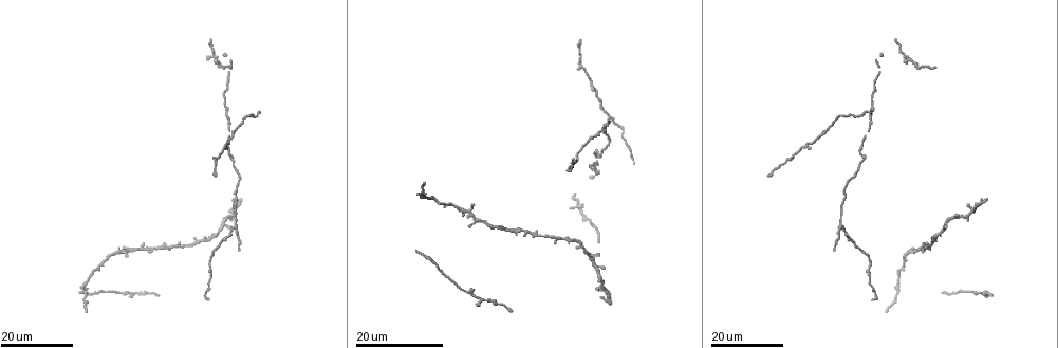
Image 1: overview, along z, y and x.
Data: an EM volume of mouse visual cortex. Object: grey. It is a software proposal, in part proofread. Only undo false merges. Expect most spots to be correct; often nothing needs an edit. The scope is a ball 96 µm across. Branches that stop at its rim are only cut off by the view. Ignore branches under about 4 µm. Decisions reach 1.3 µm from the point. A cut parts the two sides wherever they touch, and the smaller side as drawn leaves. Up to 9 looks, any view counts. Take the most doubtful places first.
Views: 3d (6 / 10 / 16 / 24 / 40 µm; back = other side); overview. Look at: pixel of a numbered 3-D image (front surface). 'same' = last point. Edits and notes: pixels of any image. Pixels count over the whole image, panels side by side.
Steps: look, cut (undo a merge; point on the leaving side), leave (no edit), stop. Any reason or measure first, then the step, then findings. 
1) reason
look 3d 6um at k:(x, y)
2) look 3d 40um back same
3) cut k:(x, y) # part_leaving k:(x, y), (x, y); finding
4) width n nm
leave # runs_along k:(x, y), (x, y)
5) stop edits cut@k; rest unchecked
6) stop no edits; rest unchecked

a fork
look 3d 16um at 1:(237, 223)

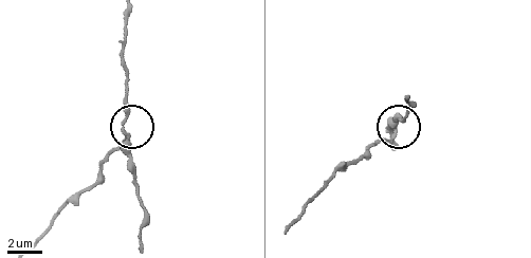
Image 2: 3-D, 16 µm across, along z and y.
zoom in
look 3d 6um at 2:(125, 135)

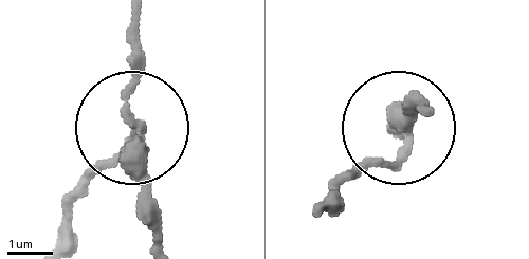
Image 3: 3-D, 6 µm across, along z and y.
side_arm 8 um
cut 3:(98, 166) # part_leaving 3:(146, 124), (101, 169), (64, 237); two cells meet here

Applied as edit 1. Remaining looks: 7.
look overview

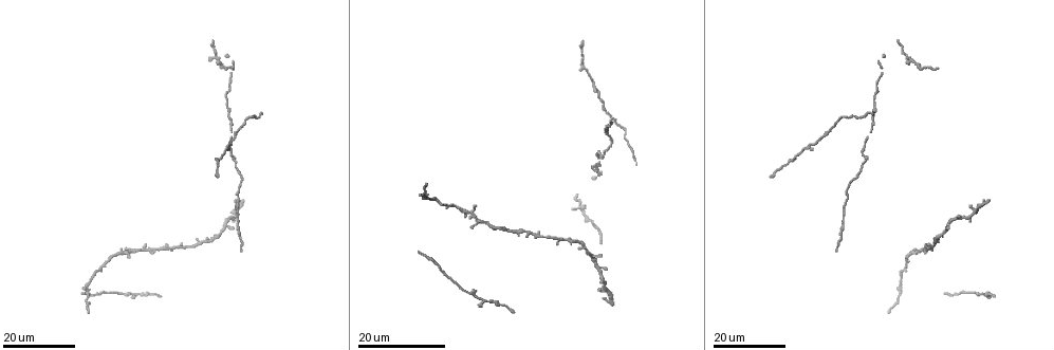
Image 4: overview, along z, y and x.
thin arm on a thick one
look 3d 16um at 4:(87, 291)

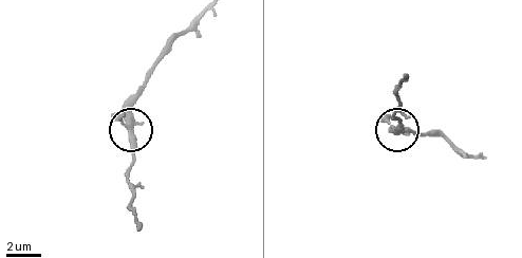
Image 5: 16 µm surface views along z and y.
look 3d 6um at 5:(396, 130)

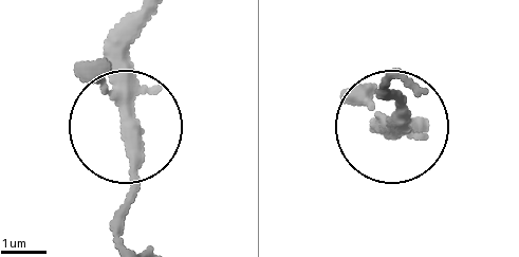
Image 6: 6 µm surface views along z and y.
leave # runs_along 6:(149, 16), (130, 61), (130, 198), (118, 239); continuous, no second cell

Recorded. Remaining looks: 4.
look 3d 24um at 4:(600, 268)

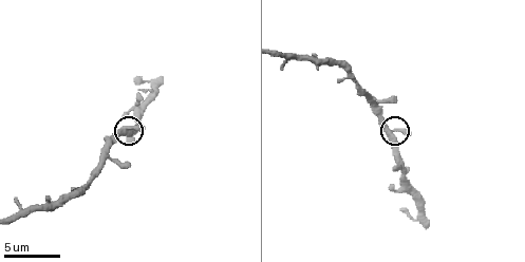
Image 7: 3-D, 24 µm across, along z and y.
closer look
look 3d 6um at 7:(391, 131)

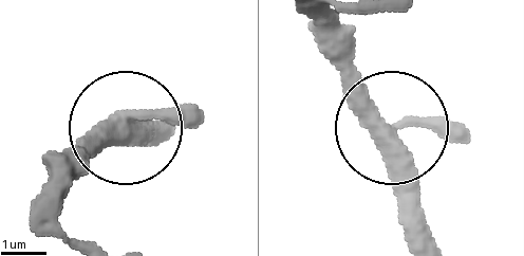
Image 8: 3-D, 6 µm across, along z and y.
leave # continuous, no second cell

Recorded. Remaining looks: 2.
look 3d 16um at 7:(77, 192)

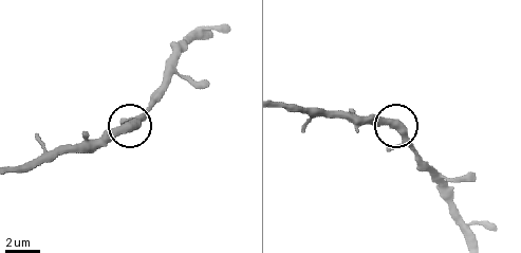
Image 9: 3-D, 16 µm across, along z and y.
look 3d 6um at 9:(396, 126)

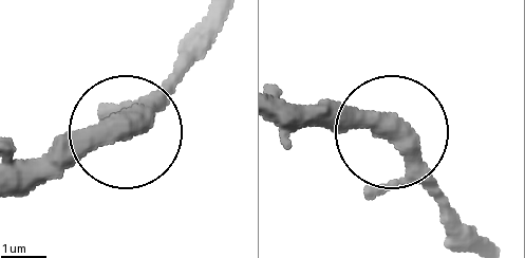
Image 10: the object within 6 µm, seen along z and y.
side_arm 90 um
leave # continuous, no second cell

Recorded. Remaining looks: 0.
stop edits cut@3; rest unchecked

